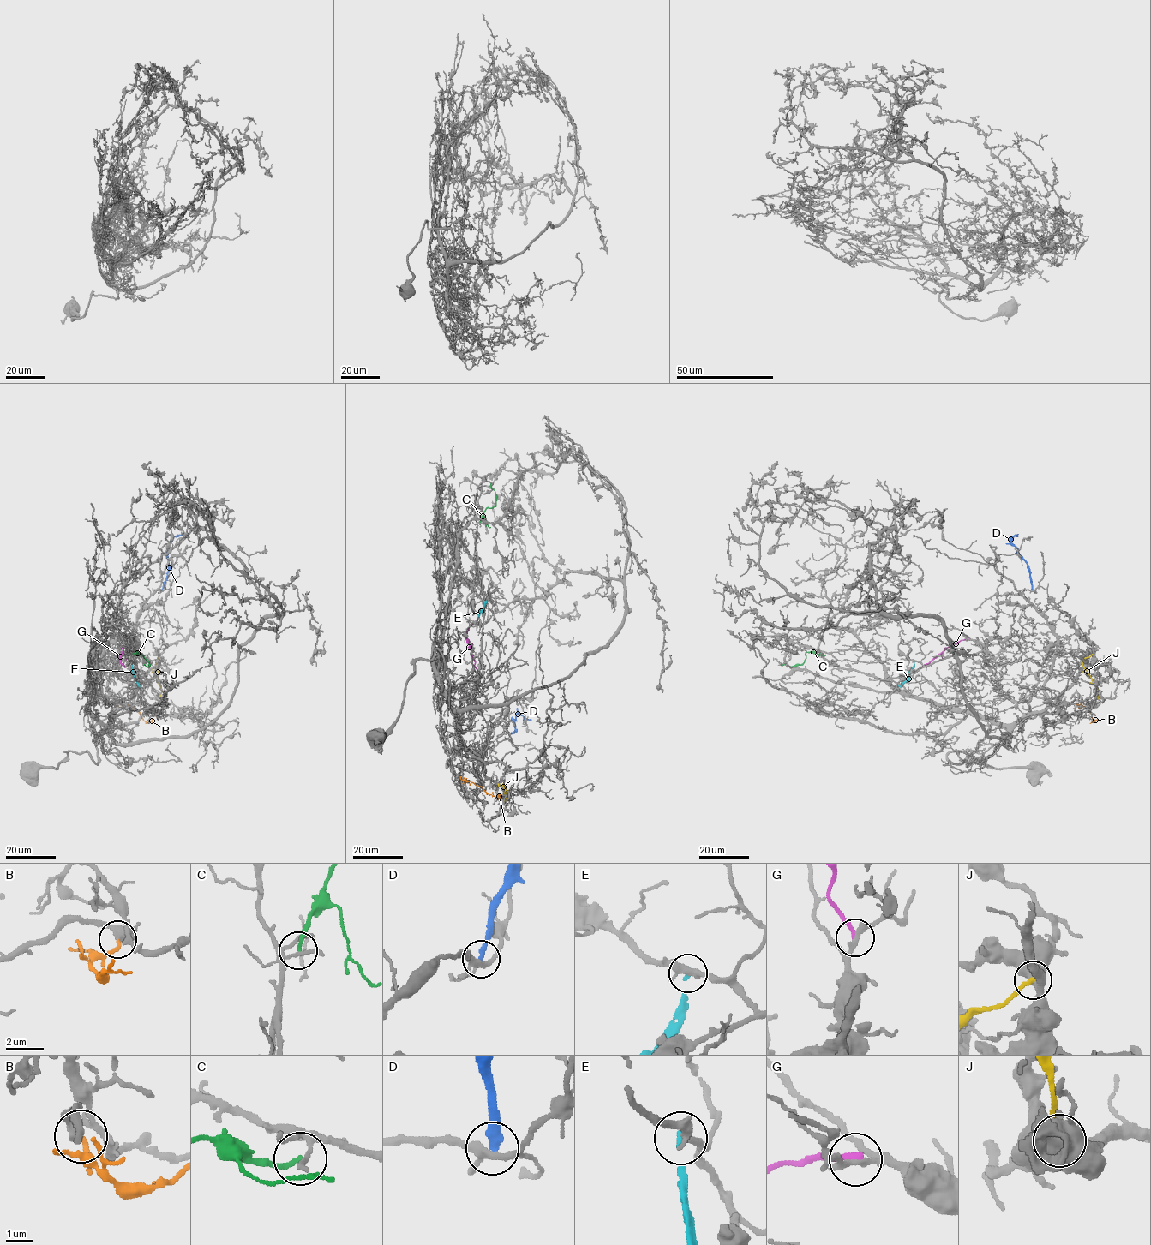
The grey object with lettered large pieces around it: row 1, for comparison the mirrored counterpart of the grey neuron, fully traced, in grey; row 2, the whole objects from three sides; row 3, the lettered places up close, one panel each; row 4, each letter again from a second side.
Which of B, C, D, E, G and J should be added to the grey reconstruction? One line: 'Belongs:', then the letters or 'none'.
Belongs: B

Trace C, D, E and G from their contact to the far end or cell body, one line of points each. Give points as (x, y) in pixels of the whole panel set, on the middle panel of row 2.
C: (479, 523), (486, 509), (495, 505), (495, 491), (491, 483)
D: (508, 733), (515, 730), (514, 721), (518, 713), (530, 720)
E: (478, 616), (486, 602)
G: (477, 671), (466, 637), (472, 624)

